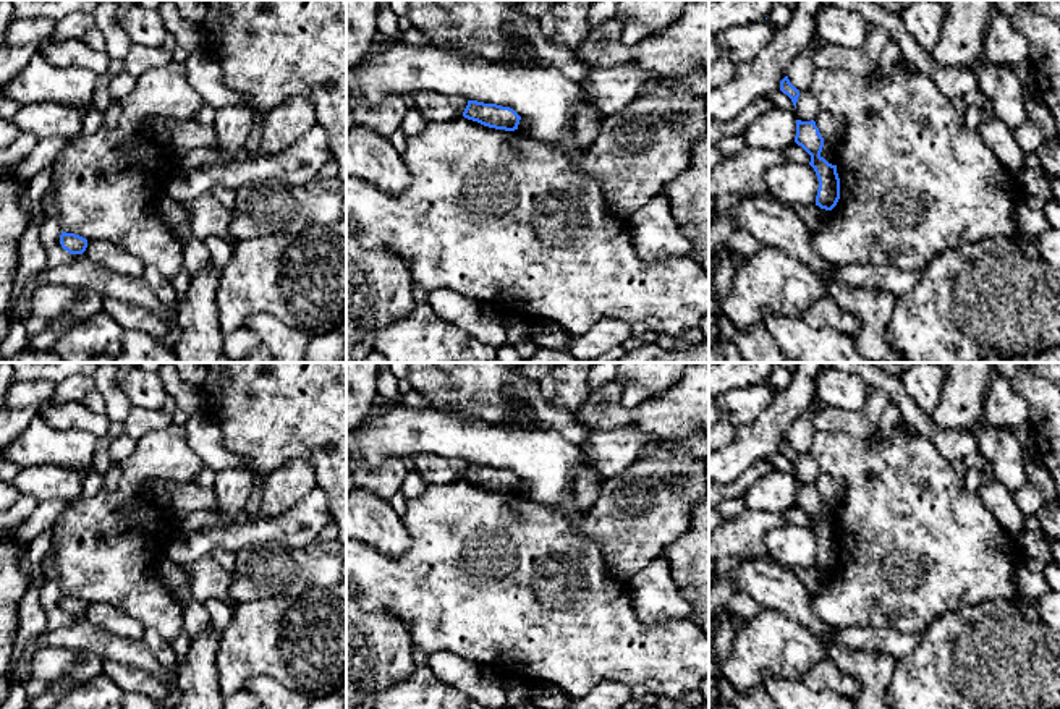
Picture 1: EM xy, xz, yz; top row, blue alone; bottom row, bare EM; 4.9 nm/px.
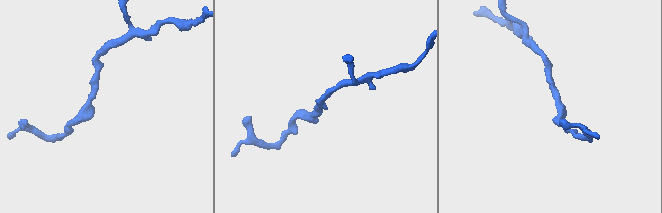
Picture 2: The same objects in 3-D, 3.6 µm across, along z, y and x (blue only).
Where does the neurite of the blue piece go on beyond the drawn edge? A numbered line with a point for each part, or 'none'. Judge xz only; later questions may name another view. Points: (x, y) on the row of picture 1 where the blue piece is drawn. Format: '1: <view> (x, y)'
none

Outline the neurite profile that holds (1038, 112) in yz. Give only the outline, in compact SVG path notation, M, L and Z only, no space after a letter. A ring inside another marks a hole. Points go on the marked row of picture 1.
M1034 87L1023 89L1028 121L1039 126L1045 141L1036 149L1042 170L1049 176L1060 178L1060 142L1057 141L1057 128L1049 107L1042 102Z

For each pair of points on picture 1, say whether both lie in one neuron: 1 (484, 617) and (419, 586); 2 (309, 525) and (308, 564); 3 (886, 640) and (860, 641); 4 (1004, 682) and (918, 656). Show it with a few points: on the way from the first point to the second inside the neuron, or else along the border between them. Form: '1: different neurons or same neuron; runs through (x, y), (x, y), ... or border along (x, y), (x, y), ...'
1: same neuron; runs through (468, 601), (455, 588), (436, 588)
2: different neurons; border along (271, 539), (293, 547), (311, 549)
3: same neuron; runs through (879, 640), (866, 640)
4: same neuron; runs through (979, 688), (937, 688), (929, 680)

